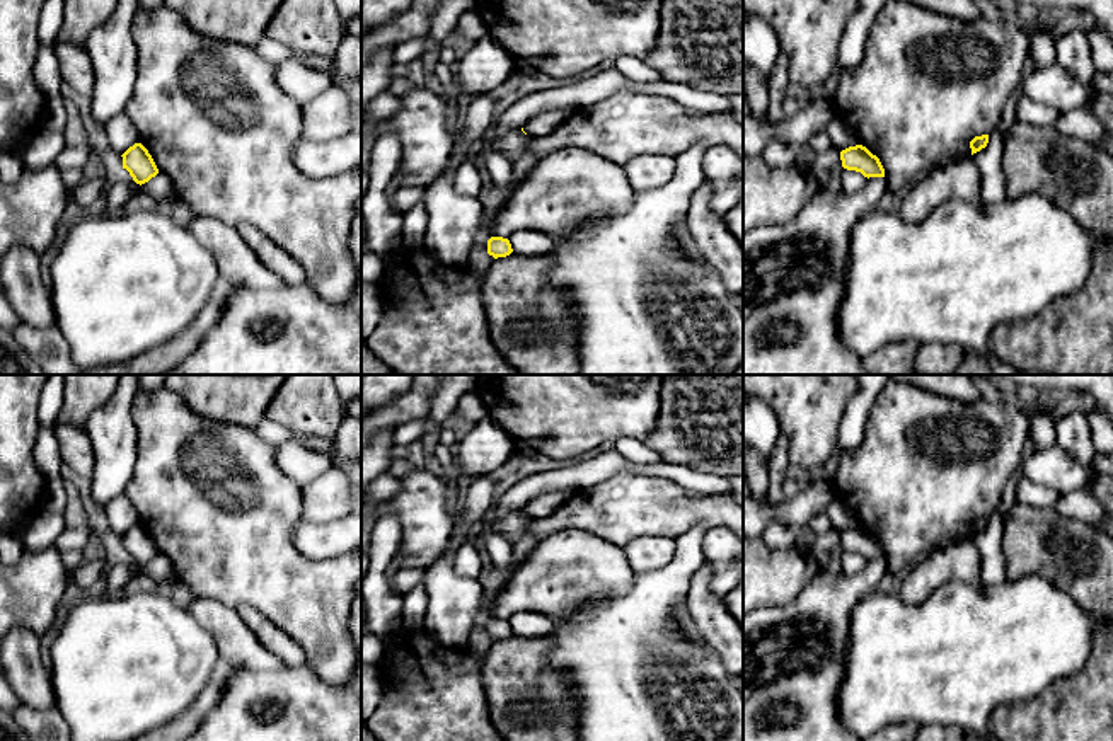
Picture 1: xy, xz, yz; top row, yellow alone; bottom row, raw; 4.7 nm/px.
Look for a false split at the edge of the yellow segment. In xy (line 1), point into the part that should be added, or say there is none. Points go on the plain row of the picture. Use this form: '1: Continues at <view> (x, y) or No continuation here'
1: No continuation here

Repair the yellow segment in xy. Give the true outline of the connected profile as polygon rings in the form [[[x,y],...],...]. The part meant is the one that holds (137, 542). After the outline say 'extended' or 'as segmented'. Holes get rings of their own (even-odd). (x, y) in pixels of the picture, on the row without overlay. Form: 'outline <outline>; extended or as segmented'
outline [[[135,525],[123,537],[123,550],[130,554],[136,566],[145,566],[159,555],[159,550],[141,525]]]; as segmented

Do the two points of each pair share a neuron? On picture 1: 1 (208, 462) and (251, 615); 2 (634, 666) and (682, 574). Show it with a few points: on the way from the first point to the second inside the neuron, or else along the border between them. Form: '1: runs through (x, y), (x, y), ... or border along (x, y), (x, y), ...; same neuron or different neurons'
1: border along (236, 608), (253, 607), (282, 631); different neurons
2: runs through (634, 644), (634, 636), (650, 607), (660, 597); same neuron

